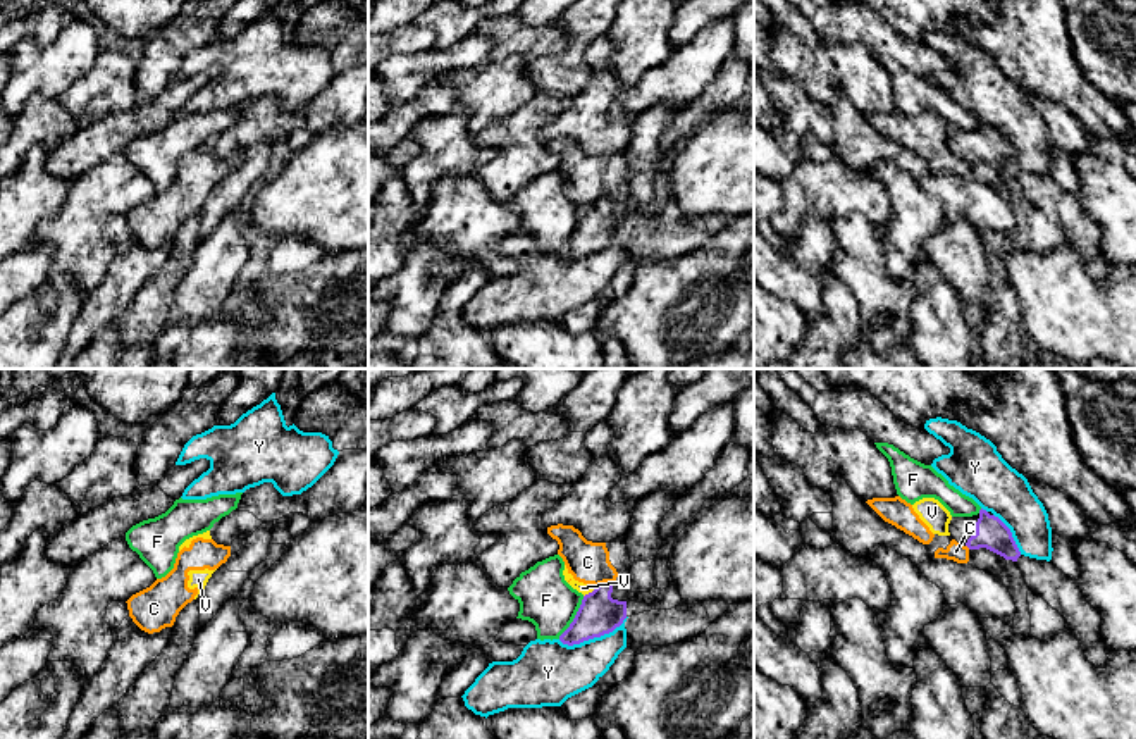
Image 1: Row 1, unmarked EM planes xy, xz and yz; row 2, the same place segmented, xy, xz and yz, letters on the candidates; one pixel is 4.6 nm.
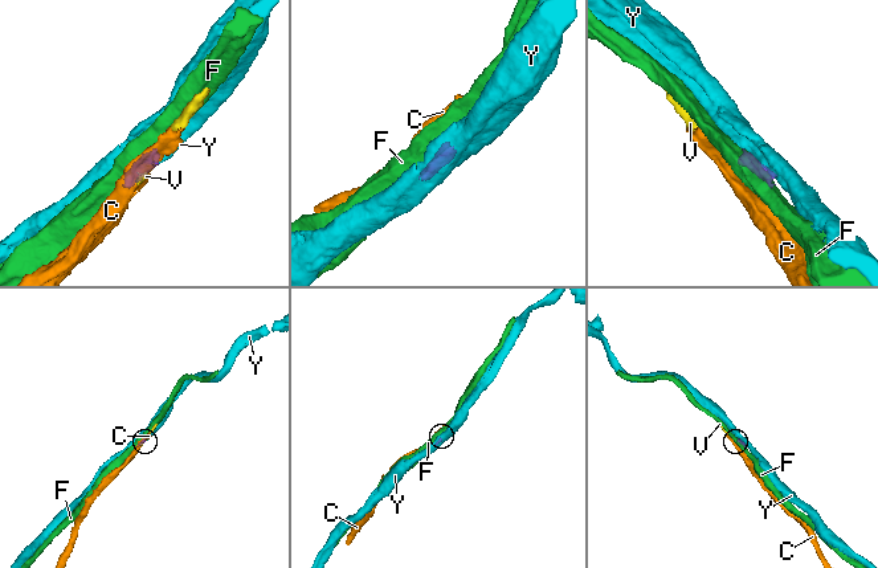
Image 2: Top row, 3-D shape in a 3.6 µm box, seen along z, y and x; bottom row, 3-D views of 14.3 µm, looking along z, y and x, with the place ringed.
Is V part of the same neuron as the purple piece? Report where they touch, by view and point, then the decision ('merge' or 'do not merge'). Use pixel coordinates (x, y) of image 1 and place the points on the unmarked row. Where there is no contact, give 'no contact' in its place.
xz (592, 205) | do not merge

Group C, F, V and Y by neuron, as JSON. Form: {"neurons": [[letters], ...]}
{"neurons": [["C", "V"], ["F"], ["Y"]]}

